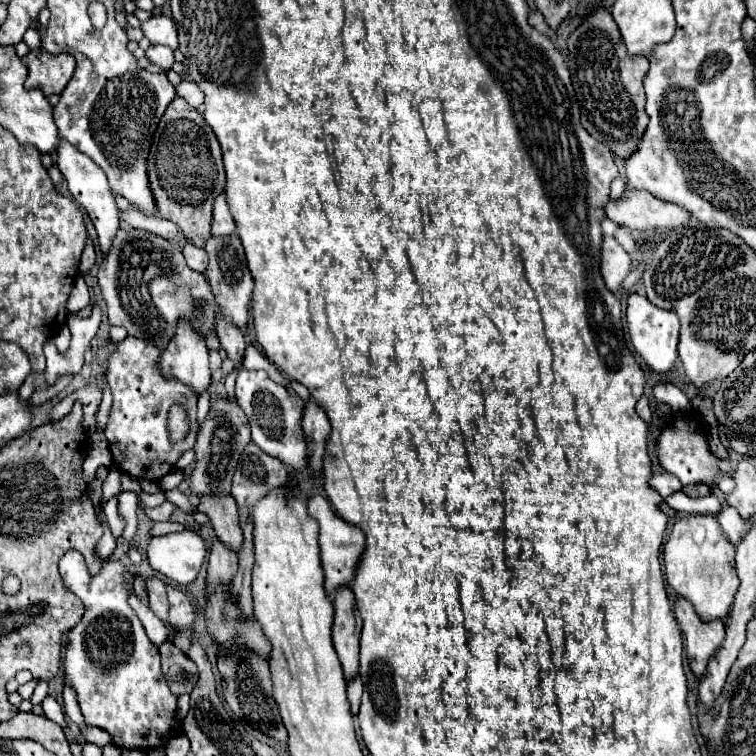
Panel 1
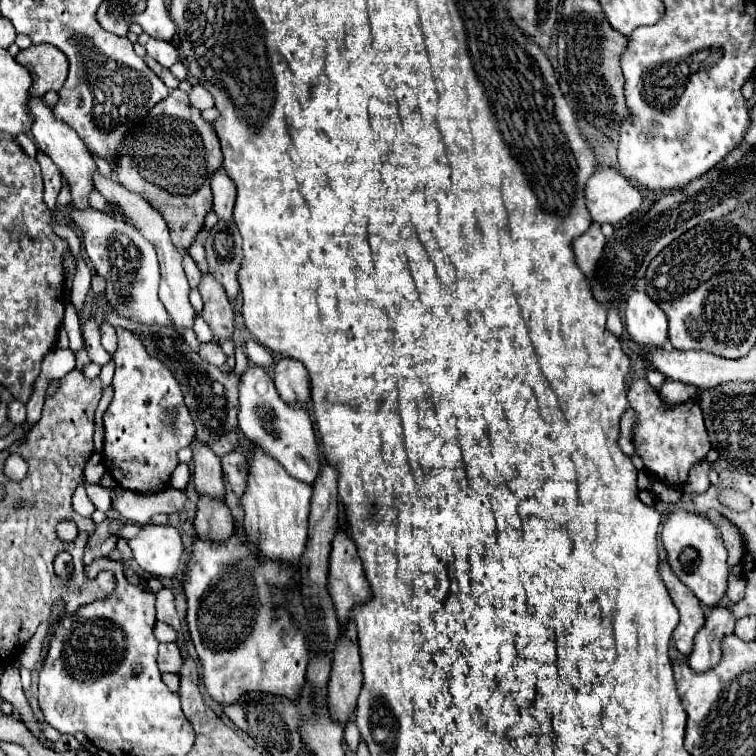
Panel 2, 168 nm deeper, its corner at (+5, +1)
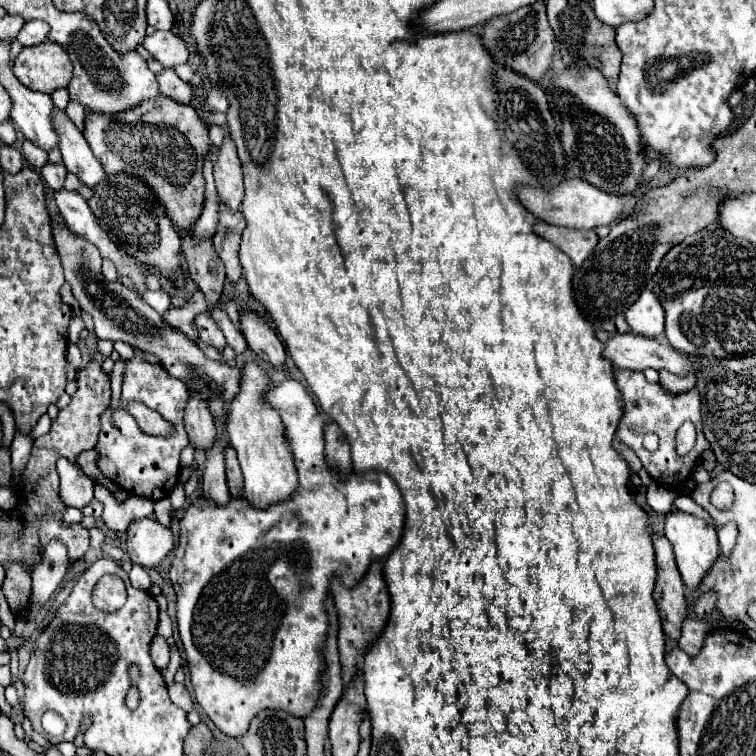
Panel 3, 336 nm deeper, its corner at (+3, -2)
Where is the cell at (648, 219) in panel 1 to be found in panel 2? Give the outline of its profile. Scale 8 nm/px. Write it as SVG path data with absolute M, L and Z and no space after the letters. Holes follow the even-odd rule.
M614 168L596 170L584 188L586 208L596 224L616 224L642 208L642 194Z

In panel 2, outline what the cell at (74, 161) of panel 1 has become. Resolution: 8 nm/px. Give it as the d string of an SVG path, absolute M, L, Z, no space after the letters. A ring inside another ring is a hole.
M28 96L26 100L26 106L28 106L28 112L30 116L34 118L32 122L32 128L30 128L30 134L34 136L34 142L38 144L38 148L48 154L52 158L52 162L68 176L68 182L70 182L70 192L72 192L72 206L76 208L86 208L88 206L88 194L90 190L94 190L94 184L90 180L92 172L96 170L96 164L90 156L90 152L86 150L84 142L80 140L80 136L68 126L64 124L62 120L58 120L52 112L52 108L42 100L42 98L34 98L34 96Z

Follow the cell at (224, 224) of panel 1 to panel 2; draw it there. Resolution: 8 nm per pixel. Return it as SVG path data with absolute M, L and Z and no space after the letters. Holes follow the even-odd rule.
M224 168L212 174L212 194L214 194L214 212L220 220L230 220L234 202L236 202L236 184L226 174Z

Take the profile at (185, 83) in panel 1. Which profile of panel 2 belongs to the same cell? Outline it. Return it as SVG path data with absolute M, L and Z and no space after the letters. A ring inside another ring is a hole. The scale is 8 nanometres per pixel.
M196 84L192 90L190 90L190 104L194 106L194 108L198 108L198 110L206 110L206 108L212 108L214 106L214 98L212 98L212 94L206 90L206 88L202 88L202 84Z

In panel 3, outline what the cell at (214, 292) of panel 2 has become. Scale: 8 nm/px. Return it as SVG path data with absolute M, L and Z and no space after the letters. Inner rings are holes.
M182 233L182 251L186 255L190 277L206 295L208 313L210 313L210 307L220 305L220 299L222 299L222 287L226 281L224 265L214 253L212 241L196 243L188 233Z

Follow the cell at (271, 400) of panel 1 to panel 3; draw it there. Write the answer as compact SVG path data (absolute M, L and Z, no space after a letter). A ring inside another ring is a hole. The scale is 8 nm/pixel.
M288 379L274 385L266 391L264 401L272 403L282 417L300 481L296 493L284 503L286 507L304 507L304 519L300 513L292 515L280 509L280 519L268 519L268 523L274 523L268 527L264 515L268 511L250 507L242 497L232 499L226 507L198 499L182 517L182 525L188 531L188 545L182 559L184 575L176 585L178 629L186 649L196 701L214 725L230 737L242 737L248 731L250 719L262 709L284 709L298 717L306 717L312 711L322 689L320 671L324 669L324 657L320 651L328 629L328 617L322 605L330 579L338 575L344 585L352 587L372 559L382 559L396 547L404 527L404 501L398 485L386 473L352 473L346 481L340 481L326 467L324 423L312 397L298 381ZM212 581L226 583L226 587L212 589L208 587Z

